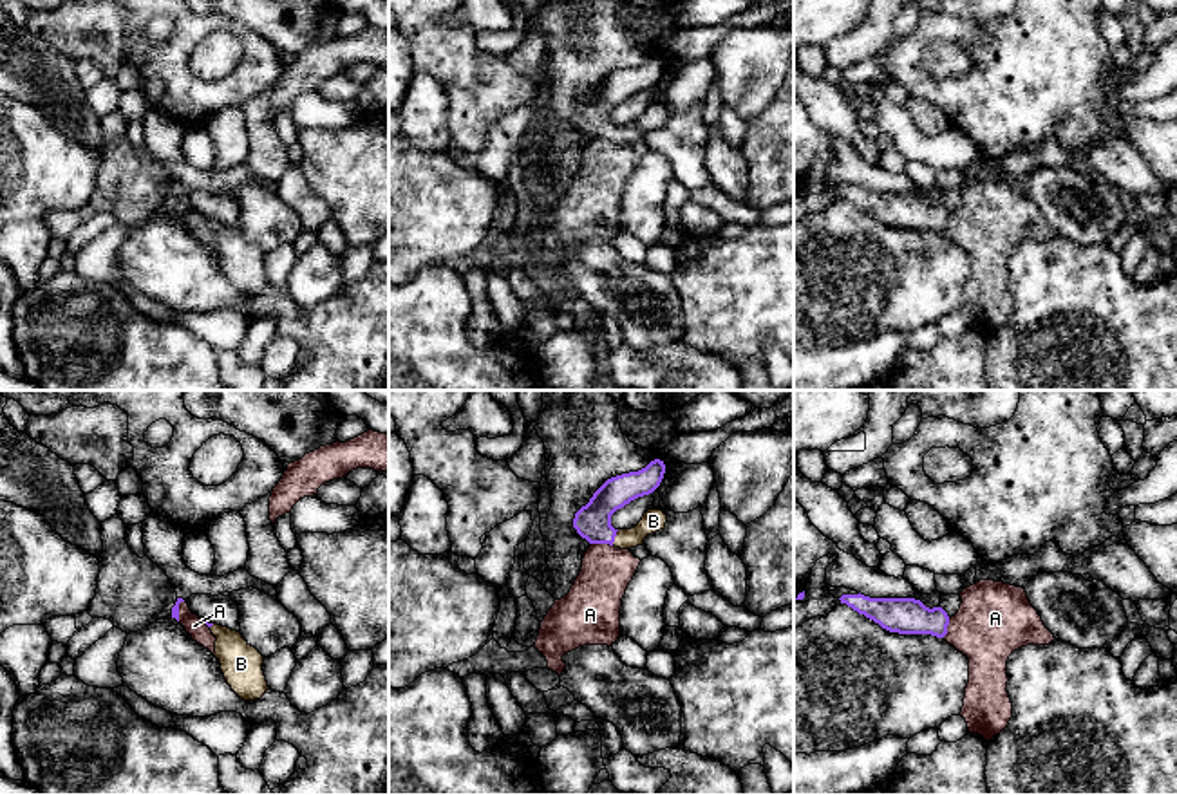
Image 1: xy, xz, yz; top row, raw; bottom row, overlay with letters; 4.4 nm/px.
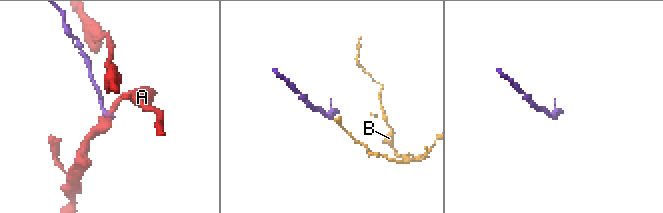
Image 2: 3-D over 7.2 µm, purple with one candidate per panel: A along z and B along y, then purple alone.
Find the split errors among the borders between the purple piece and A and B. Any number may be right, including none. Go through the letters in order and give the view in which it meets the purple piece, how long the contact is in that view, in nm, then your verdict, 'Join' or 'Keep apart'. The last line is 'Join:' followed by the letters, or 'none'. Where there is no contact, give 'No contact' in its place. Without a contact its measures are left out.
A: Touches purple in xz. Shared border 100 nm. Keep apart
B: Touches purple in xz. Shared border 80 nm. Join
Join: B

